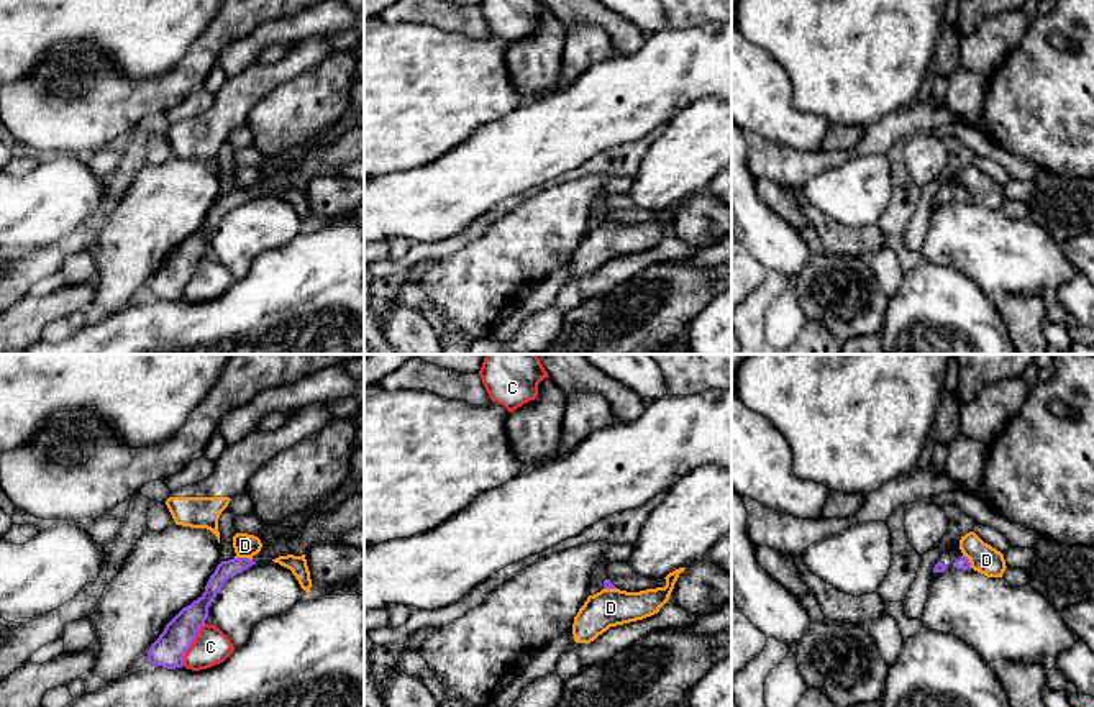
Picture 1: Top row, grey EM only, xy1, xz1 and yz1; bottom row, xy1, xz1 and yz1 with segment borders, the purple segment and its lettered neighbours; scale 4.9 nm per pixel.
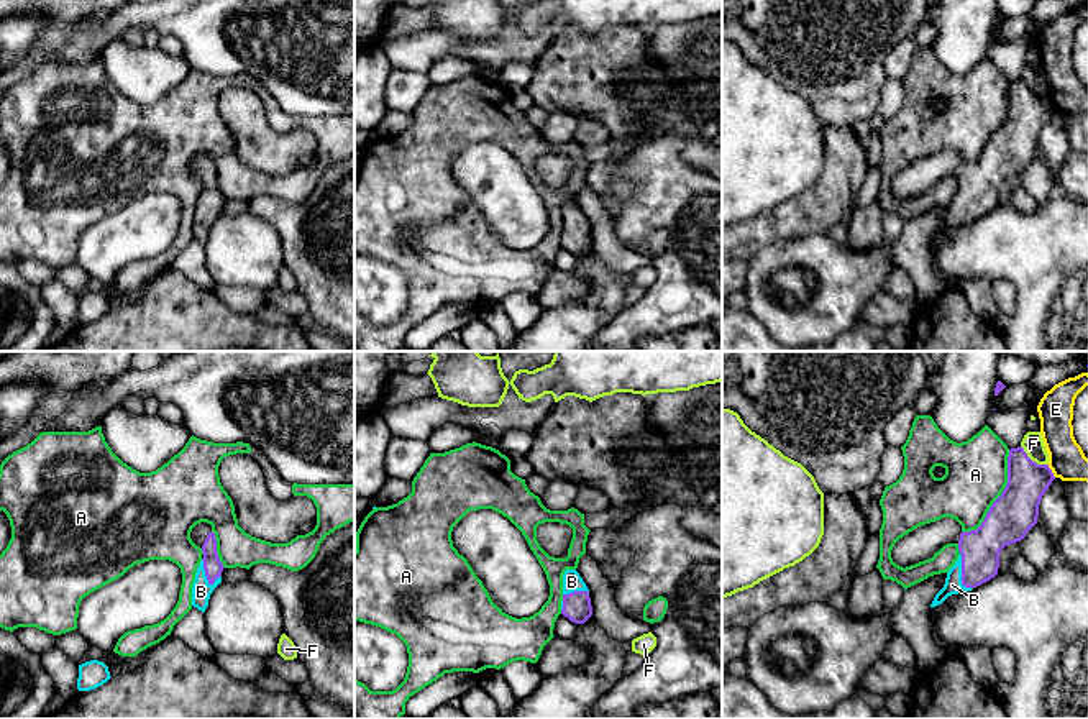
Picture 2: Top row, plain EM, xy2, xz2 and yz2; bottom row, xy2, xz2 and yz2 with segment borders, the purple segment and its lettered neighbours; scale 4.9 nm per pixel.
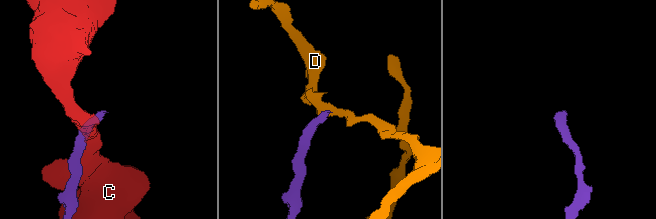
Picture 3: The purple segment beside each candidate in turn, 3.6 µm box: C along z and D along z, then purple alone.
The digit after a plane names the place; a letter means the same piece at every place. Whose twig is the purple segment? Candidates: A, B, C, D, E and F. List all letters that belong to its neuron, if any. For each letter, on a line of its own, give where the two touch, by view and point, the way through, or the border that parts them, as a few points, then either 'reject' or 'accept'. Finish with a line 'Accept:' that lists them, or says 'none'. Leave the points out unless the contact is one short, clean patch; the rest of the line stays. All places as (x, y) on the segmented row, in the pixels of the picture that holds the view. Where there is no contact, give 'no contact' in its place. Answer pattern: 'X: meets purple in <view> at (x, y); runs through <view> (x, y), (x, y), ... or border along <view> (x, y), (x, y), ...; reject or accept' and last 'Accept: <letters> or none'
A: meets purple in yz2 at (1000, 496); reject
B: meets purple in yz2 at (962, 573); runs through yz2 (980, 549), (980, 555), (962, 573), (952, 585); accept
C: meets purple in xy1 at (192, 642); reject
D: meets purple in xy1 at (243, 558); border along xy1 (235, 556), (251, 560); reject
E: meets purple in yz2 at (1051, 470); reject
F: meets purple in yz2 at (1031, 460); reject
Accept: B

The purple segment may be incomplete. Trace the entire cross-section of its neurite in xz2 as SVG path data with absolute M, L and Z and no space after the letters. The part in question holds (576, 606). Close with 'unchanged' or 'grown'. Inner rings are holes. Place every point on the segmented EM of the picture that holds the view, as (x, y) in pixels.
M576 570L563 575L561 614L574 624L584 624L592 616L589 589Z; grown

